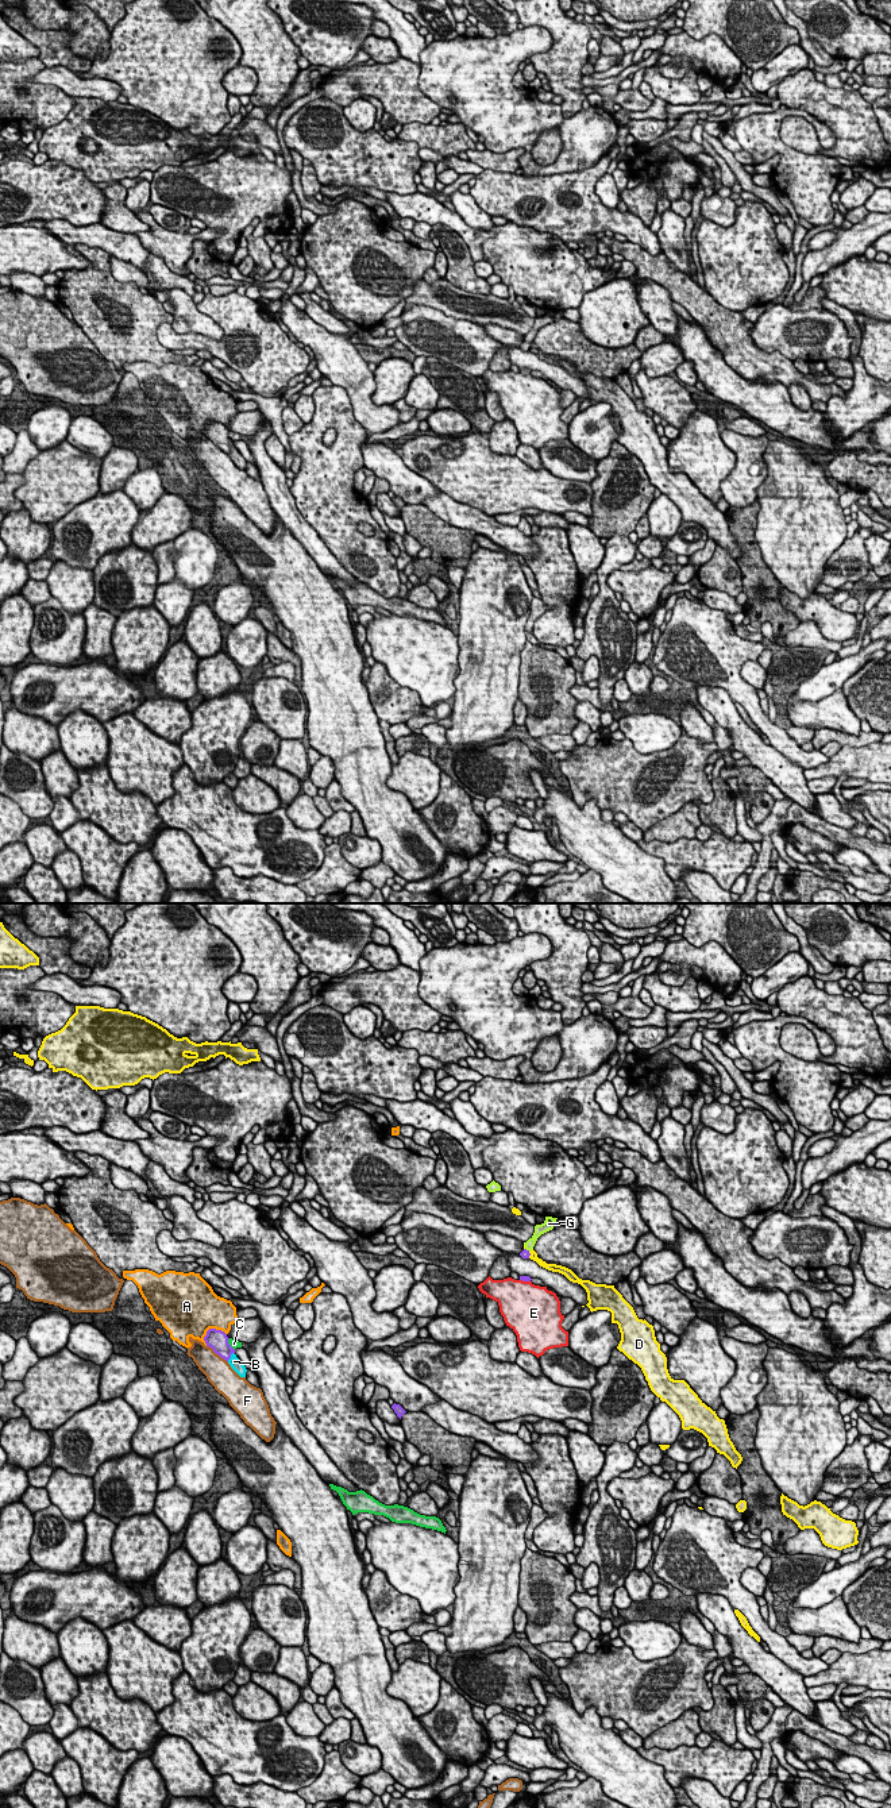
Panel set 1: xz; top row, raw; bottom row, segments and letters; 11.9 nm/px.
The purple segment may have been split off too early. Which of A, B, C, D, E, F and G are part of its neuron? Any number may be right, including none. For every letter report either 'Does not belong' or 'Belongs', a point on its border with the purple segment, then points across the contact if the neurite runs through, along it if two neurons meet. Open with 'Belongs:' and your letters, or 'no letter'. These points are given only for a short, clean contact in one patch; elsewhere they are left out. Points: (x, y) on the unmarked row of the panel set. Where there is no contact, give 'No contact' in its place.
Belongs: G
A: Does not belong. Touches purple at xz (212, 421)
B: Does not belong. Touches purple at xz (230, 448)
C: Does not belong. Touches purple at xz (228, 436)
D: Does not belong. Touches purple at xz (529, 347)
E: Does not belong. Touches purple at xz (525, 373)
F: Does not belong. Touches purple at xz (218, 446)
G: Belongs. Touches purple at xz (525, 342). Path across: xz (525, 346), (525, 342), (529, 336)

